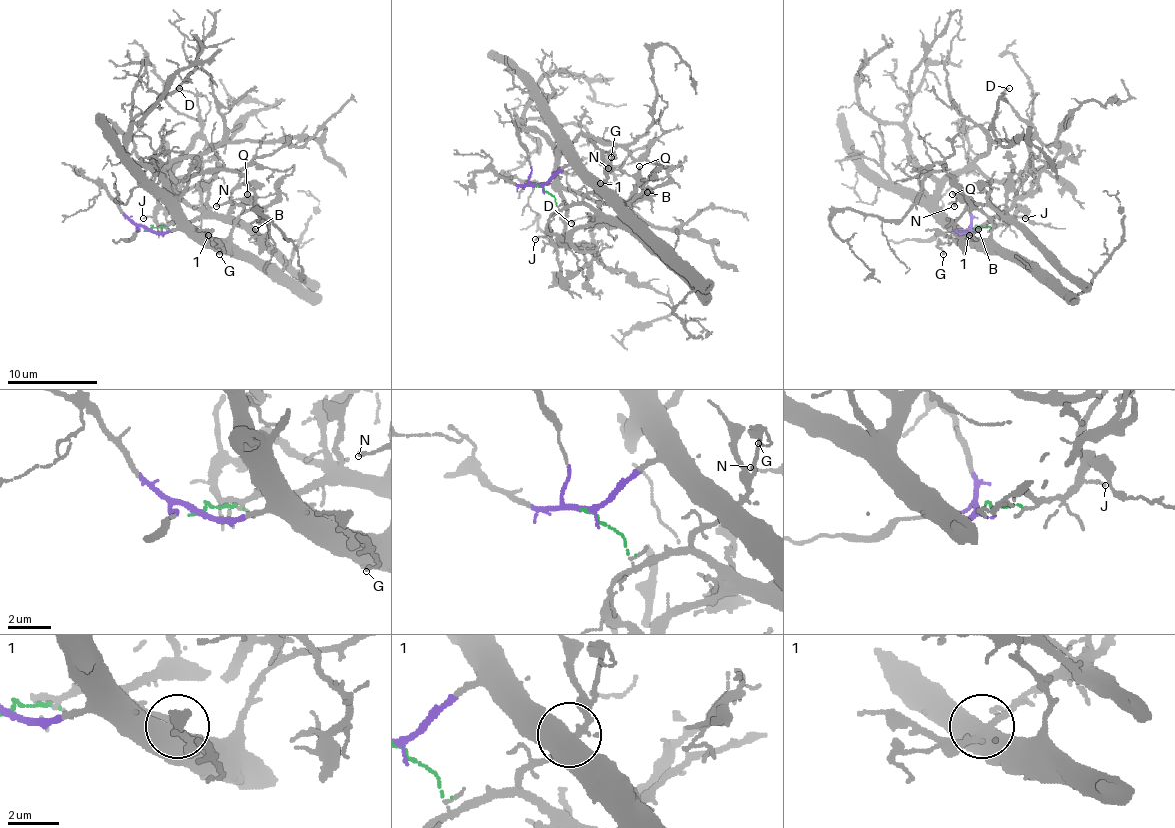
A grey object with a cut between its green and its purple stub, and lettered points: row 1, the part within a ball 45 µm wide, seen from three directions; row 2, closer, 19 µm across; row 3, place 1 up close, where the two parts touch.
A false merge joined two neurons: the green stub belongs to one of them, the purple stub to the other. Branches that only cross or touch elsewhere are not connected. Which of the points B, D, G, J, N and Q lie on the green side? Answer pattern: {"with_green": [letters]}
{"with_green": ["B", "G", "J", "N", "Q"]}

